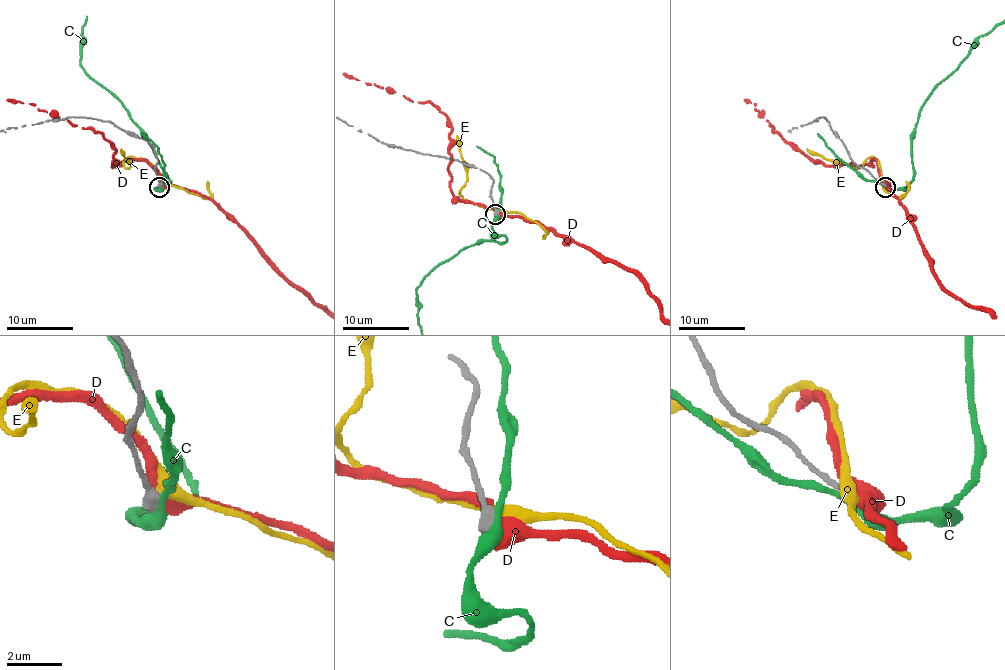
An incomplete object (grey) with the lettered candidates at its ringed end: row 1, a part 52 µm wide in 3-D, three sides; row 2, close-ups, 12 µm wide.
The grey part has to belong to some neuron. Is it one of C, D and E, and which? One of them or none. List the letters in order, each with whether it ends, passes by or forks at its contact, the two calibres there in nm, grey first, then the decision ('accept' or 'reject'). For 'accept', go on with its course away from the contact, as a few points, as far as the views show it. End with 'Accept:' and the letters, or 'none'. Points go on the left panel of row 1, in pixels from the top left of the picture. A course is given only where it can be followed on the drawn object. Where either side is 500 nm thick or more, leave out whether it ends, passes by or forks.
C: it passes by | 480/340 nm | reject
D: it passes by | 480/480 nm | reject
E: 500/440 nm | reject
Accept: none

